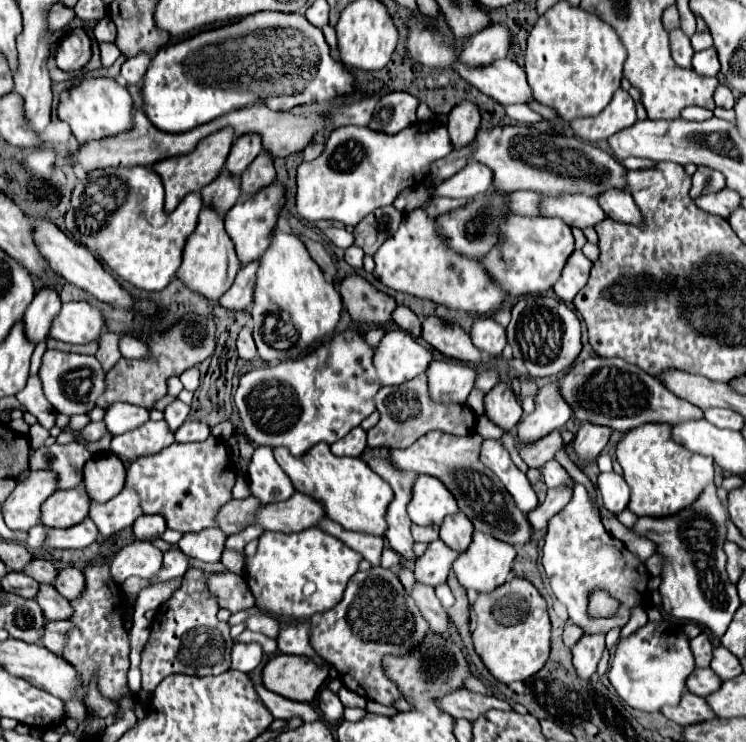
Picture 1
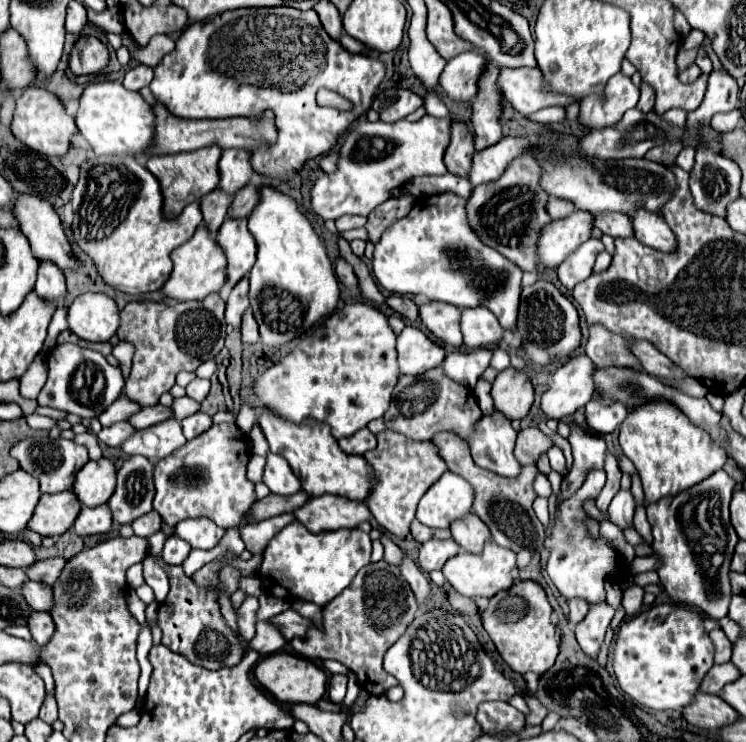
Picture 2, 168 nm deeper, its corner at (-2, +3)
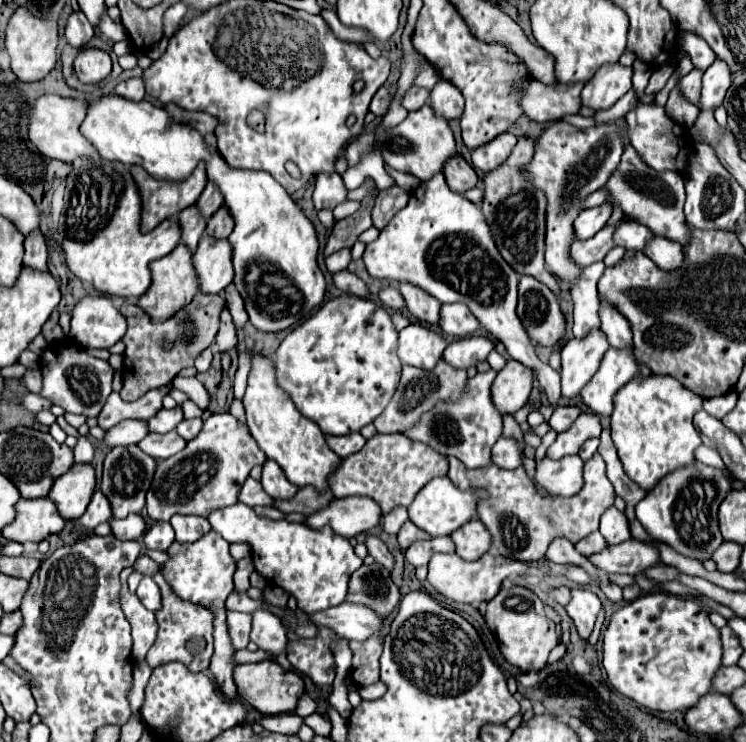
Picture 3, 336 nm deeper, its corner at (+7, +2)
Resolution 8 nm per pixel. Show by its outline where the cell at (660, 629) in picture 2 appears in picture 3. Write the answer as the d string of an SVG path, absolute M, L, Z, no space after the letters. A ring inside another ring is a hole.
M665 591L645 593L633 599L629 605L617 609L603 633L603 667L609 683L625 697L637 701L649 711L687 711L709 689L711 679L721 667L721 633L709 621L707 609L691 597L677 597Z

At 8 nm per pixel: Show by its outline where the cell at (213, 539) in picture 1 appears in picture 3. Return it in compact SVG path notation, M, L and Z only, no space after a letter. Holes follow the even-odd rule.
M175 515L171 519L171 525L175 529L175 539L179 543L193 543L199 537L203 537L207 531L211 531L209 521L197 515Z

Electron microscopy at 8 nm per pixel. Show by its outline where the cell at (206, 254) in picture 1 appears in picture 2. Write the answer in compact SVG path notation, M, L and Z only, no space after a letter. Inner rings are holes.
M200 224L198 232L182 244L182 248L176 248L172 252L172 274L170 280L164 284L164 294L176 300L204 300L210 292L220 292L220 288L226 284L226 254L222 248L218 248L218 242L210 232L206 232L206 226Z

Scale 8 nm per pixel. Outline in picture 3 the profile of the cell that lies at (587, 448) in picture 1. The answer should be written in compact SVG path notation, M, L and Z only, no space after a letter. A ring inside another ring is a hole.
M609 347L605 357L601 359L599 371L591 377L589 385L581 389L585 407L599 417L609 417L613 413L613 395L637 373L639 369L631 349Z

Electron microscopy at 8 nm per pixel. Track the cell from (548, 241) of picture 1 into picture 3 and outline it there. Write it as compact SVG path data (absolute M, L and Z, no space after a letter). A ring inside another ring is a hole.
M603 203L599 207L591 207L591 209L583 209L581 217L575 219L575 237L579 241L593 237L599 229L605 227L611 213L613 213L613 207L609 207L609 203Z

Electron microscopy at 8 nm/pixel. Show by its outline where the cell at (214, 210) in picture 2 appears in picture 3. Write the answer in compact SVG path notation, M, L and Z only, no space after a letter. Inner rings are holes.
M187 207L177 215L179 227L181 227L181 243L189 247L189 251L197 249L197 243L207 227L207 221L199 215L197 207Z

